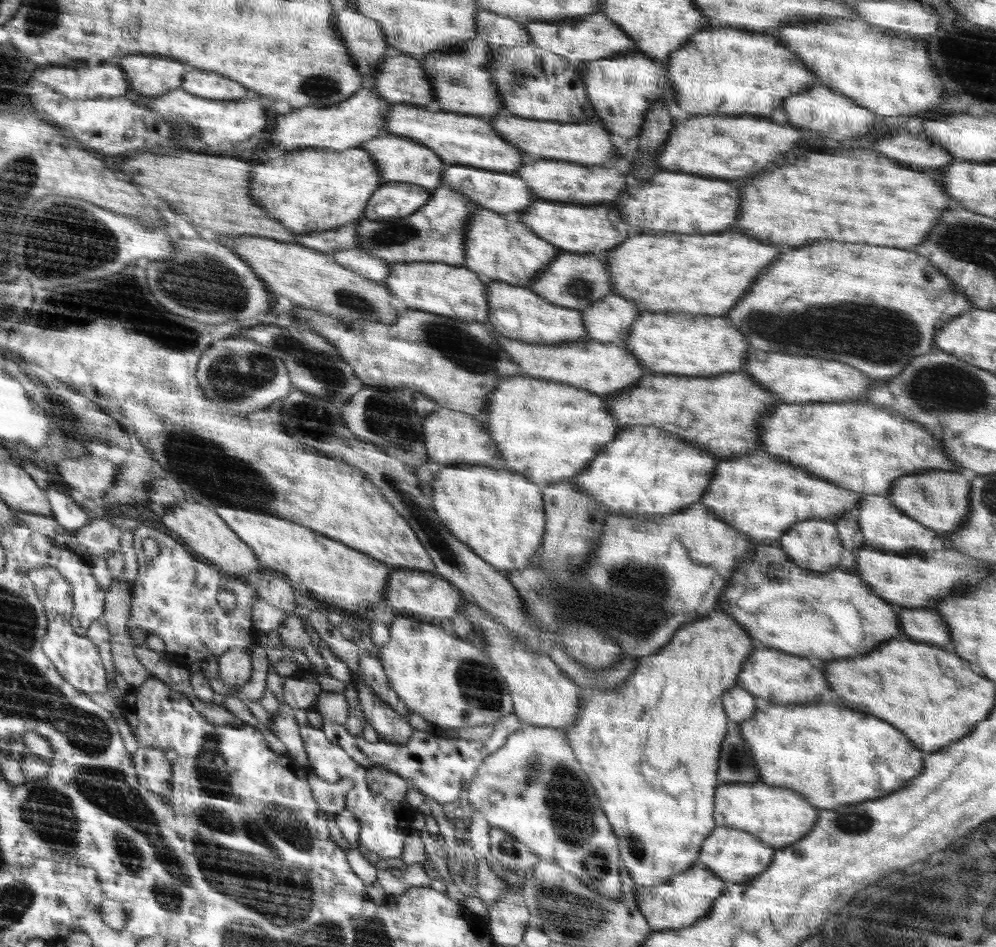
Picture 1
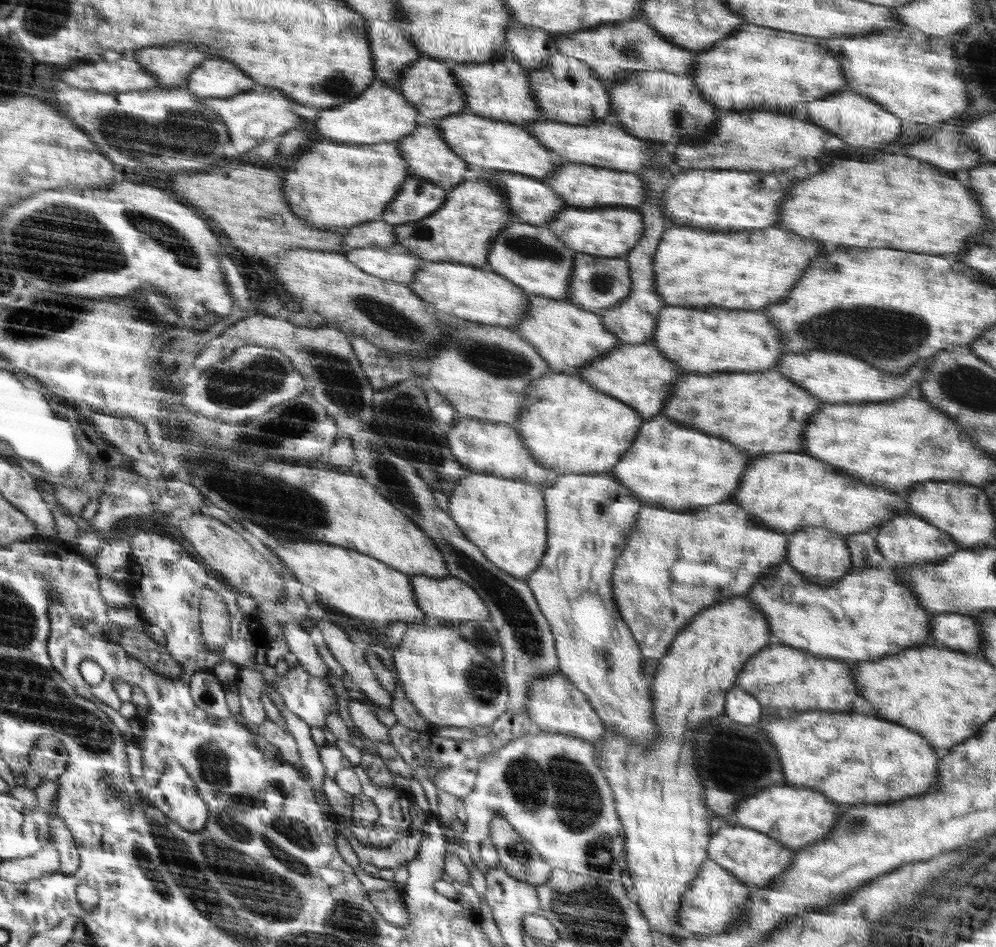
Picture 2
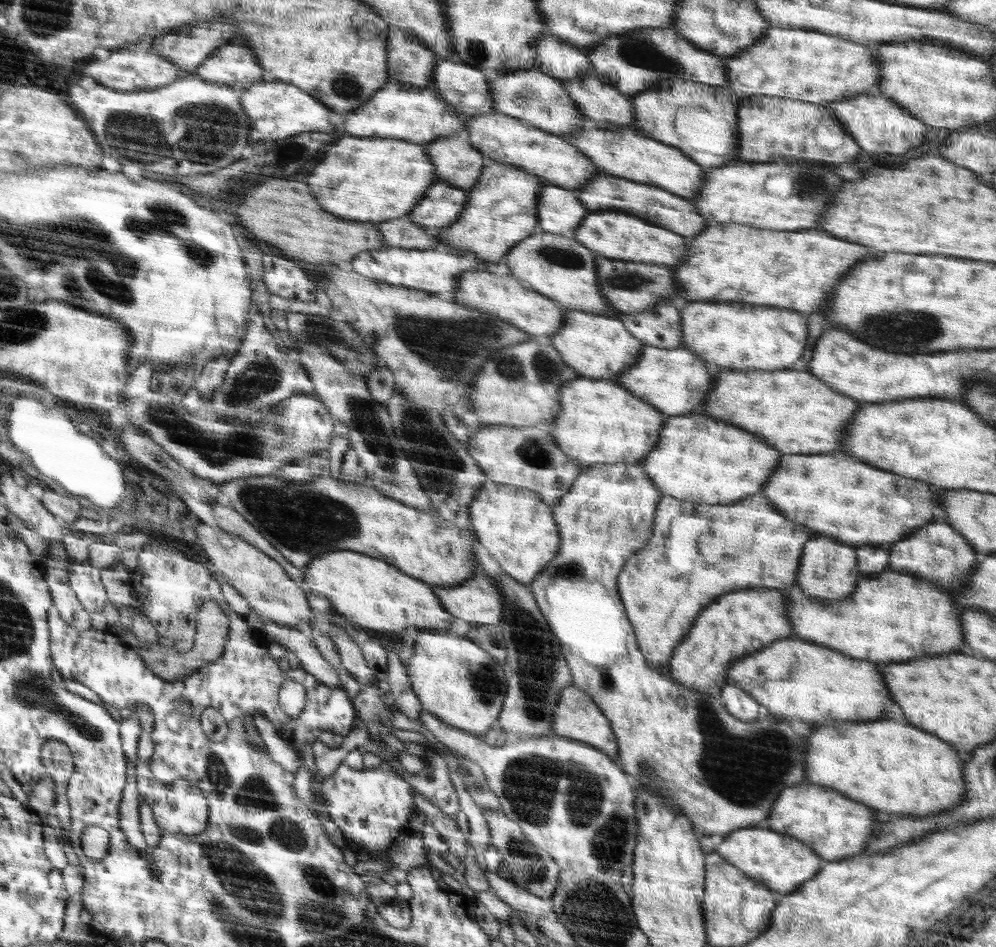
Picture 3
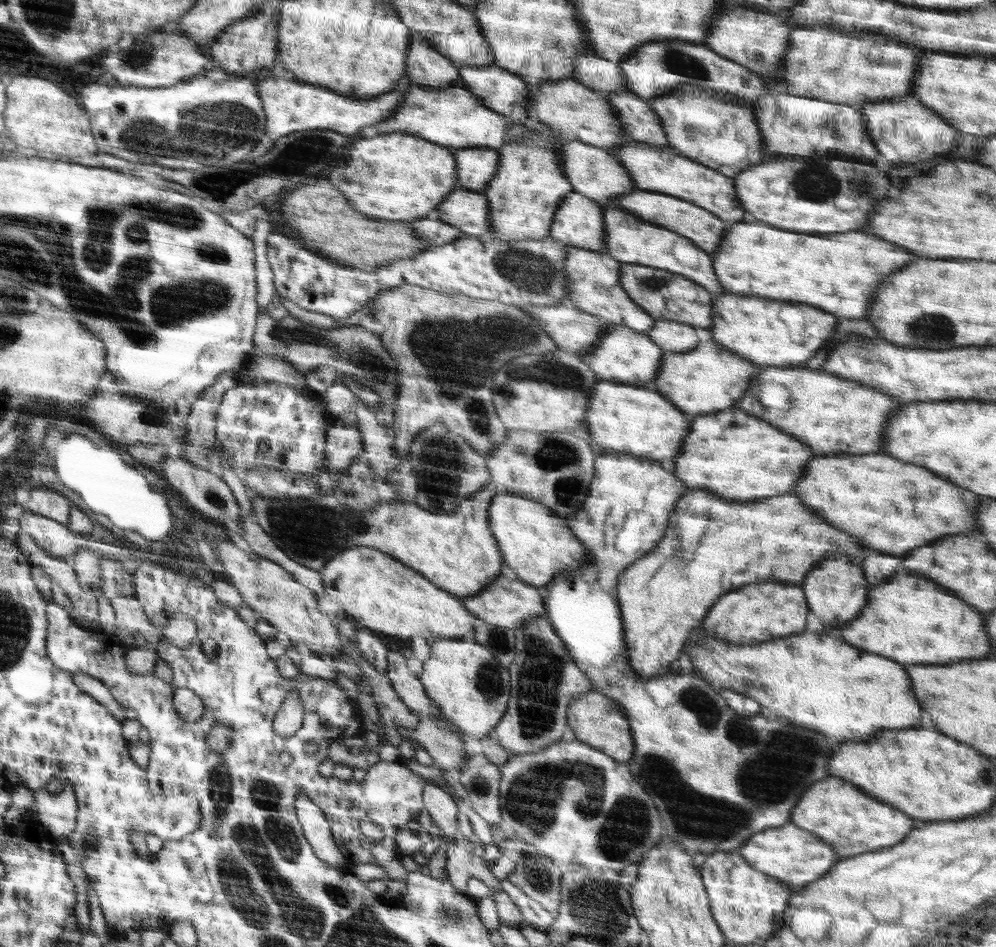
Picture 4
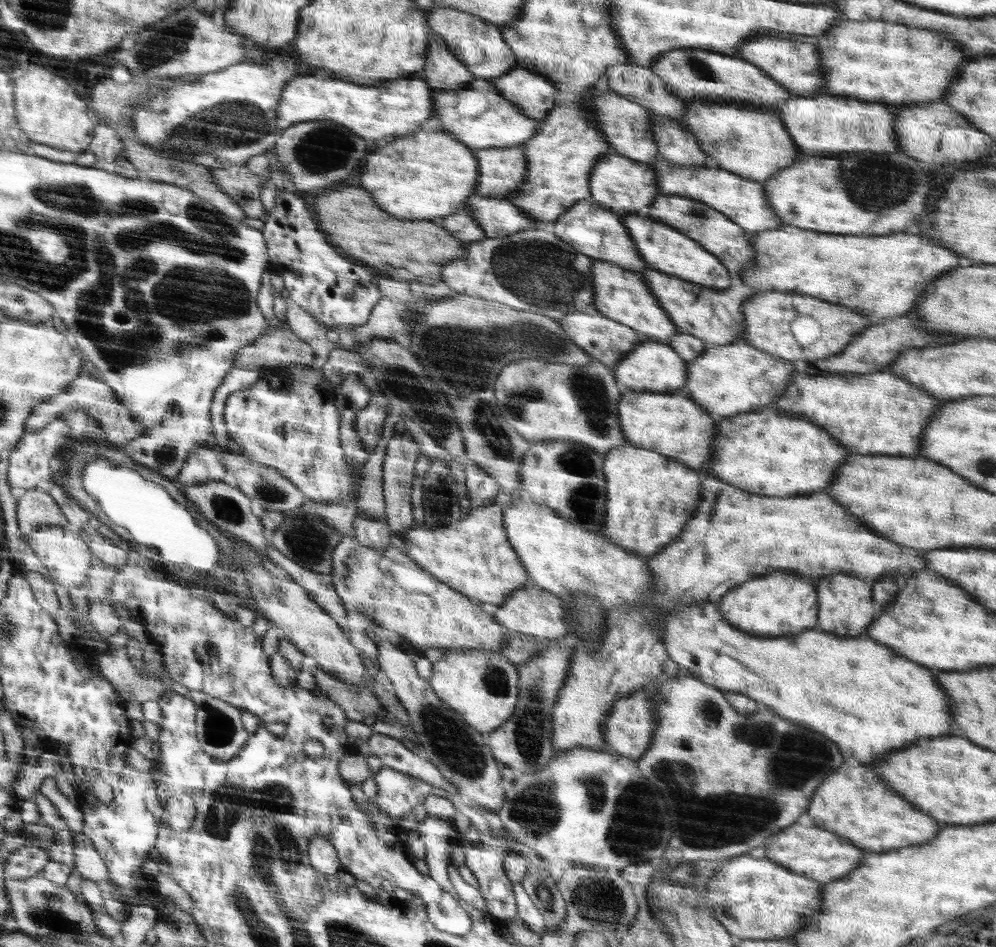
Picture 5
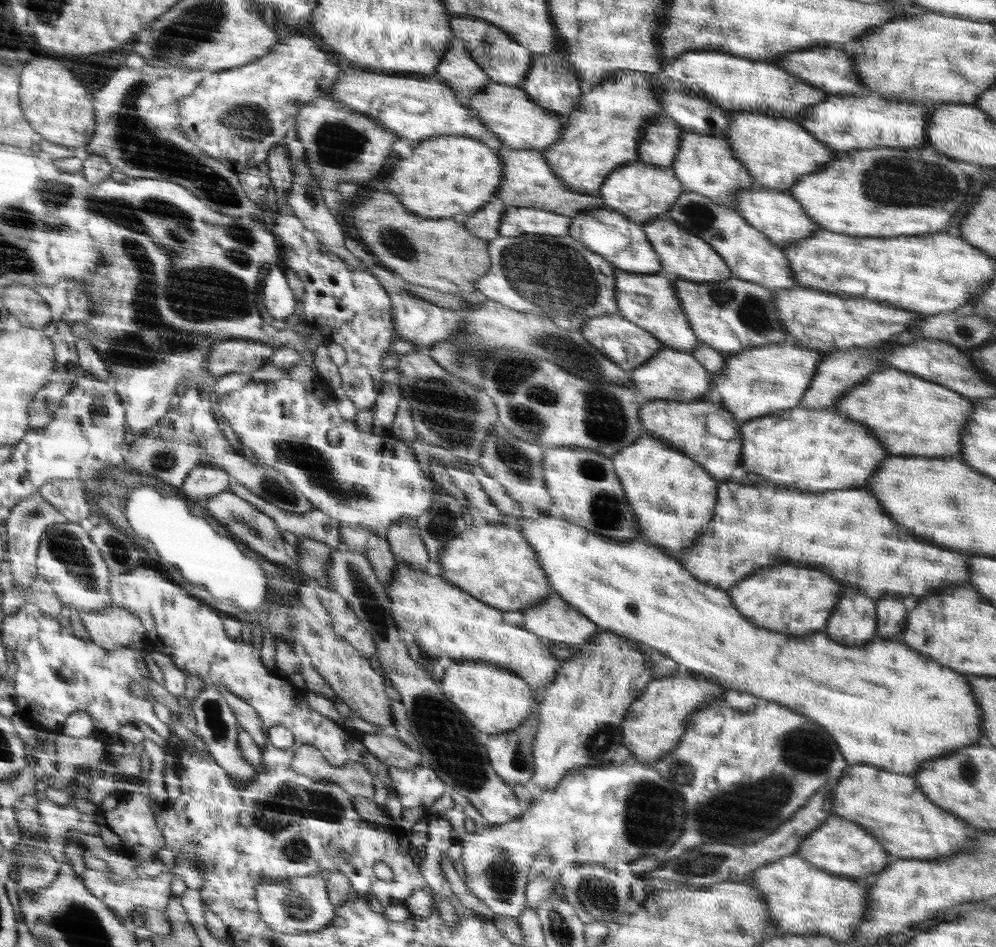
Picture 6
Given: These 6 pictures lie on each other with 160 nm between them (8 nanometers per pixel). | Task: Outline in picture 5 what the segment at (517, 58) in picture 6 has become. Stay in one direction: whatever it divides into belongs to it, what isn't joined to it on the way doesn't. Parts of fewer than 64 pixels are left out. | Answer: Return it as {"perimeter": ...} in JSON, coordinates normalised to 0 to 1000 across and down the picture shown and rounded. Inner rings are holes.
{"perimeter":[[[435,8],[430,12],[430,29],[435,37],[444,39],[449,52],[478,81],[491,83],[504,80],[518,72],[517,58],[505,41],[505,36],[499,25],[485,21],[483,17],[455,8]]]}

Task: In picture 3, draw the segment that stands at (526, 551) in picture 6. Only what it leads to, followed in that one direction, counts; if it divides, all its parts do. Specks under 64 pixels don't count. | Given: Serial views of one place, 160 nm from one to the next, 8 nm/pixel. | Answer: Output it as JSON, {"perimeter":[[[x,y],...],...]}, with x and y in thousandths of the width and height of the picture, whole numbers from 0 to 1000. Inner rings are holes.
{"perimeter":[[[256,503],[255,509],[253,505],[240,505],[235,507],[230,507],[224,510],[218,510],[219,515],[223,522],[223,525],[228,526],[231,530],[231,533],[235,534],[235,540],[245,546],[245,549],[249,551],[261,562],[261,564],[269,571],[271,574],[289,591],[295,598],[305,601],[309,595],[312,593],[316,587],[324,586],[328,583],[339,583],[339,582],[355,582],[365,584],[369,587],[381,588],[382,591],[389,592],[390,596],[397,597],[398,600],[405,602],[407,605],[410,605],[410,608],[418,609],[420,612],[429,615],[431,618],[440,618],[440,619],[456,619],[462,616],[465,616],[467,612],[473,611],[476,606],[478,606],[477,596],[480,593],[476,584],[474,583],[474,572],[476,572],[477,562],[471,553],[471,541],[470,536],[461,536],[459,545],[457,545],[456,550],[451,551],[442,546],[442,543],[432,544],[430,542],[423,541],[420,537],[414,536],[412,533],[403,532],[401,529],[396,528],[394,525],[391,525],[389,522],[383,521],[377,514],[373,514],[371,511],[357,511],[357,510],[348,510],[338,506],[333,503],[319,503],[315,504],[313,507],[307,508],[303,513],[297,511],[297,509],[287,509],[283,505],[275,505],[275,503]]]}

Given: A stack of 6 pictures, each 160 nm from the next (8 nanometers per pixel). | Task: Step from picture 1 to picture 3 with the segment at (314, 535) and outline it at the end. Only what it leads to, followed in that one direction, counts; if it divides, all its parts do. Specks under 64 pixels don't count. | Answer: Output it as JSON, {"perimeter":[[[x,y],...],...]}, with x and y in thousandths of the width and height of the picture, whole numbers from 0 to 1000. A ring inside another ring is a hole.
{"perimeter":[[[344,581],[316,587],[304,601],[303,615],[315,627],[325,627],[358,664],[367,661],[403,668],[409,661],[416,661],[420,665],[450,665],[457,654],[429,615],[410,608],[381,588],[361,583]]]}

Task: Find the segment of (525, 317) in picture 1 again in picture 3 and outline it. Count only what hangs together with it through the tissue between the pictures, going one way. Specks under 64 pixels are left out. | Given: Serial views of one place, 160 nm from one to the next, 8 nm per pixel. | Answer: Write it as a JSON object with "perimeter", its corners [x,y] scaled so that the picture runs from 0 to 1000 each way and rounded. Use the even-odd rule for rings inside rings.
{"perimeter":[[[570,326],[565,345],[547,358],[565,377],[566,383],[583,398],[594,400],[616,399],[627,390],[637,386],[645,375],[647,361],[630,350],[629,343],[620,335],[602,331]]]}

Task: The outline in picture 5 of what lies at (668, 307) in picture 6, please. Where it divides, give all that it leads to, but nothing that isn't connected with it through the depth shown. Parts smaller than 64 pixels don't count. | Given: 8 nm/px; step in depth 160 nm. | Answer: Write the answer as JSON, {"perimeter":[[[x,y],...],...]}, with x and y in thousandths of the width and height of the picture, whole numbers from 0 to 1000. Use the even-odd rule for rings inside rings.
{"perimeter":[[[597,275],[593,279],[593,288],[596,291],[597,319],[595,324],[606,334],[624,342],[633,343],[639,351],[644,352],[651,359],[672,363],[682,346],[672,337],[669,326],[662,321],[658,309],[651,304],[650,297],[639,286],[624,283],[622,280],[610,276]]]}

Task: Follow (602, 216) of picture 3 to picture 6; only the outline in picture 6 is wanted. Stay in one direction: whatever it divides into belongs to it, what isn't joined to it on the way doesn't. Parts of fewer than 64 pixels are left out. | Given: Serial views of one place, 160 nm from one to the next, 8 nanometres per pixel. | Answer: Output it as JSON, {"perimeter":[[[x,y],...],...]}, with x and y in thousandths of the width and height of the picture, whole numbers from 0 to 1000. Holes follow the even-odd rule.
{"perimeter":[[[672,228],[657,230],[655,233],[649,234],[649,239],[646,237],[646,242],[665,276],[666,288],[674,294],[713,299],[728,297],[737,291],[730,276],[705,249],[691,245],[691,242],[679,237],[678,232],[674,232]]]}

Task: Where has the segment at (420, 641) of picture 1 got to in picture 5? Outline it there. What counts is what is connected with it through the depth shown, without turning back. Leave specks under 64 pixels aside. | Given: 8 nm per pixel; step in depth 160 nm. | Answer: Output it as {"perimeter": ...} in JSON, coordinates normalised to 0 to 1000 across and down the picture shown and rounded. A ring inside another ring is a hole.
{"perimeter":[[[450,685],[434,703],[431,723],[436,733],[459,751],[477,773],[493,774],[516,755],[521,741],[521,709],[498,687]]]}

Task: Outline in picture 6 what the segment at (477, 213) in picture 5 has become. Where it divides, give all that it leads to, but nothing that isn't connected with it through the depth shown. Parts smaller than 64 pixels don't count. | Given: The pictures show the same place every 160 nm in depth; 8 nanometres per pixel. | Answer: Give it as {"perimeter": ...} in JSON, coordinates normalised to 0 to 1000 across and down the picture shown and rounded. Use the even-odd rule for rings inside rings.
{"perimeter":[[[510,220],[504,227],[501,249],[570,248],[574,229],[545,220]]]}

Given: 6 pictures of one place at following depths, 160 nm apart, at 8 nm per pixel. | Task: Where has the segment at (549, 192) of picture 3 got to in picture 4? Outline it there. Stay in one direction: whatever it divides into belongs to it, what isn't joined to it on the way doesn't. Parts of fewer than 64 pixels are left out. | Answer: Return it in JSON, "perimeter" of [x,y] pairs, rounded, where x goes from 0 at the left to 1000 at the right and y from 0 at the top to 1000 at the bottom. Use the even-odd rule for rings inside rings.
{"perimeter":[[[574,201],[557,224],[550,249],[568,259],[609,267],[606,221],[592,208]]]}

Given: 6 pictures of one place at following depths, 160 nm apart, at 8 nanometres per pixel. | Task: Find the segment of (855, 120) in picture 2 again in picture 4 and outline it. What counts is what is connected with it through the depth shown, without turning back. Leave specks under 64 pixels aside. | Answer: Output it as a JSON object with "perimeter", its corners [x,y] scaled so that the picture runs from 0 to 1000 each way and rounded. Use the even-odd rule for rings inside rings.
{"perimeter":[[[915,100],[904,105],[904,108],[886,106],[869,109],[863,115],[870,143],[876,147],[881,161],[897,175],[925,172],[946,163],[956,163],[960,156],[959,148],[960,144],[964,144],[964,137],[952,133],[943,120]]]}

